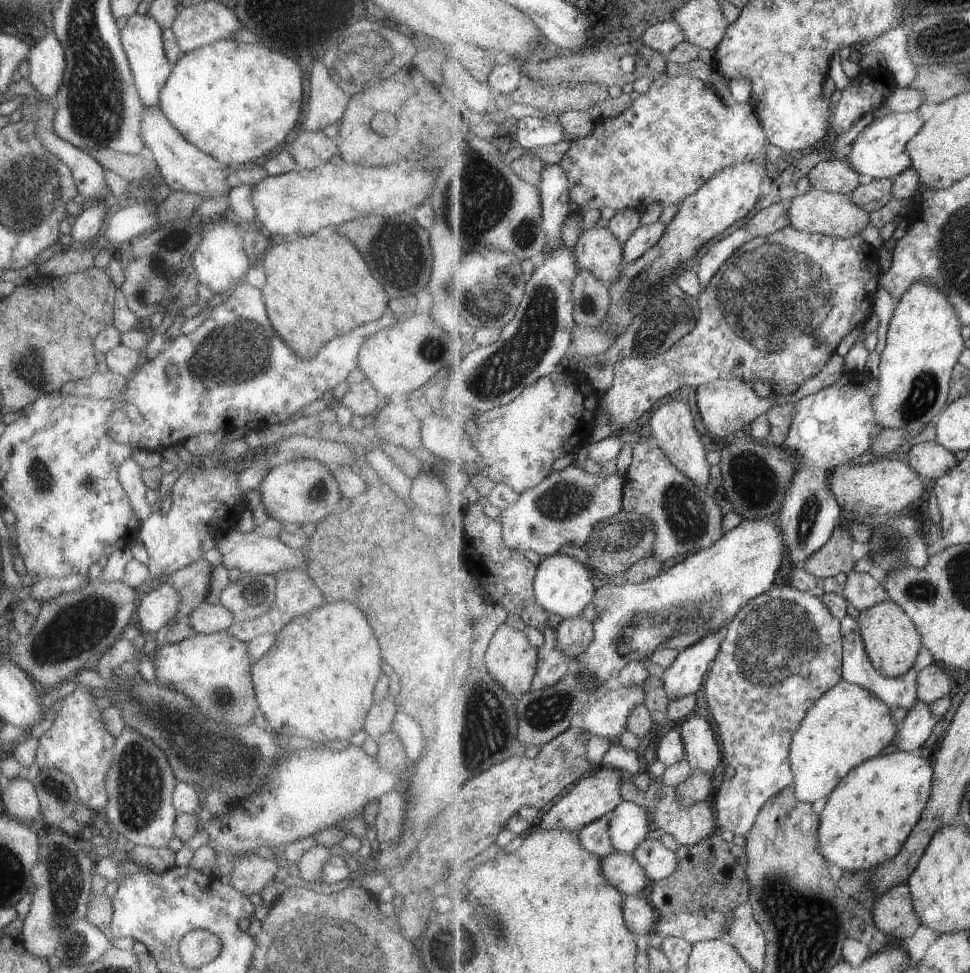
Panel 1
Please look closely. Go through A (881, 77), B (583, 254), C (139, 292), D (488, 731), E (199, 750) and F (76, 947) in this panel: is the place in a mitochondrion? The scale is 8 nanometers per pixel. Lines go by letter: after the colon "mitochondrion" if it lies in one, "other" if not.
A: other
B: other
C: mitochondrion
D: mitochondrion
E: mitochondrion
F: mitochondrion

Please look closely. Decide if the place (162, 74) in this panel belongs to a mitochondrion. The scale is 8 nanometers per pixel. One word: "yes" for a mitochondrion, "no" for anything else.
no

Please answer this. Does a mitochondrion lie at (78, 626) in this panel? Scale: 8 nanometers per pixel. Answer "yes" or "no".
yes

